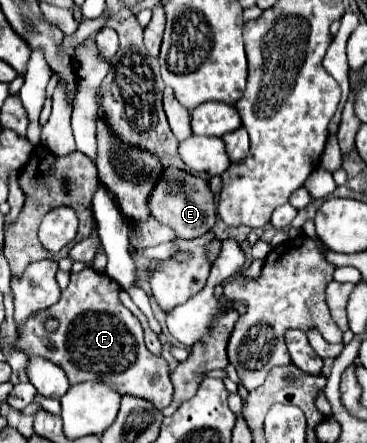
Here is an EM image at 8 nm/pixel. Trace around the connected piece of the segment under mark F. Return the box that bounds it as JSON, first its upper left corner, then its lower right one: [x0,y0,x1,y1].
[19,268,173,410]

